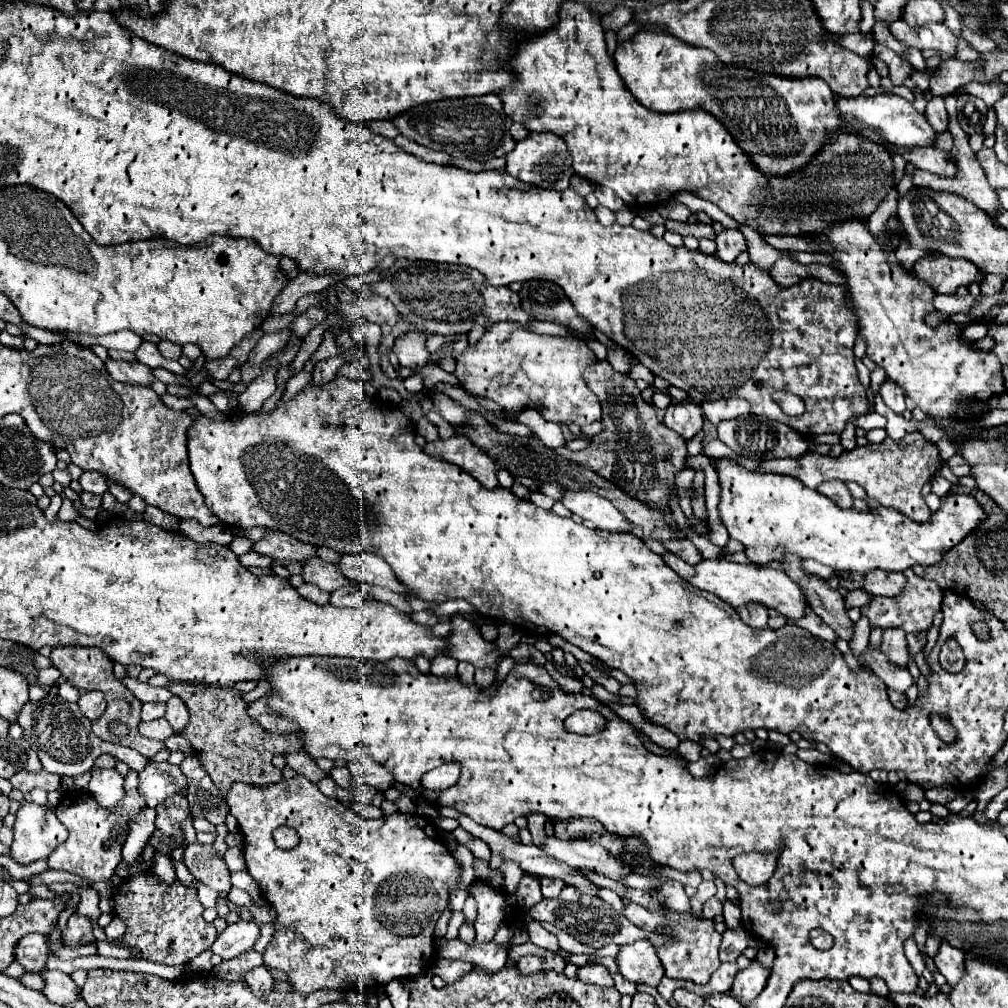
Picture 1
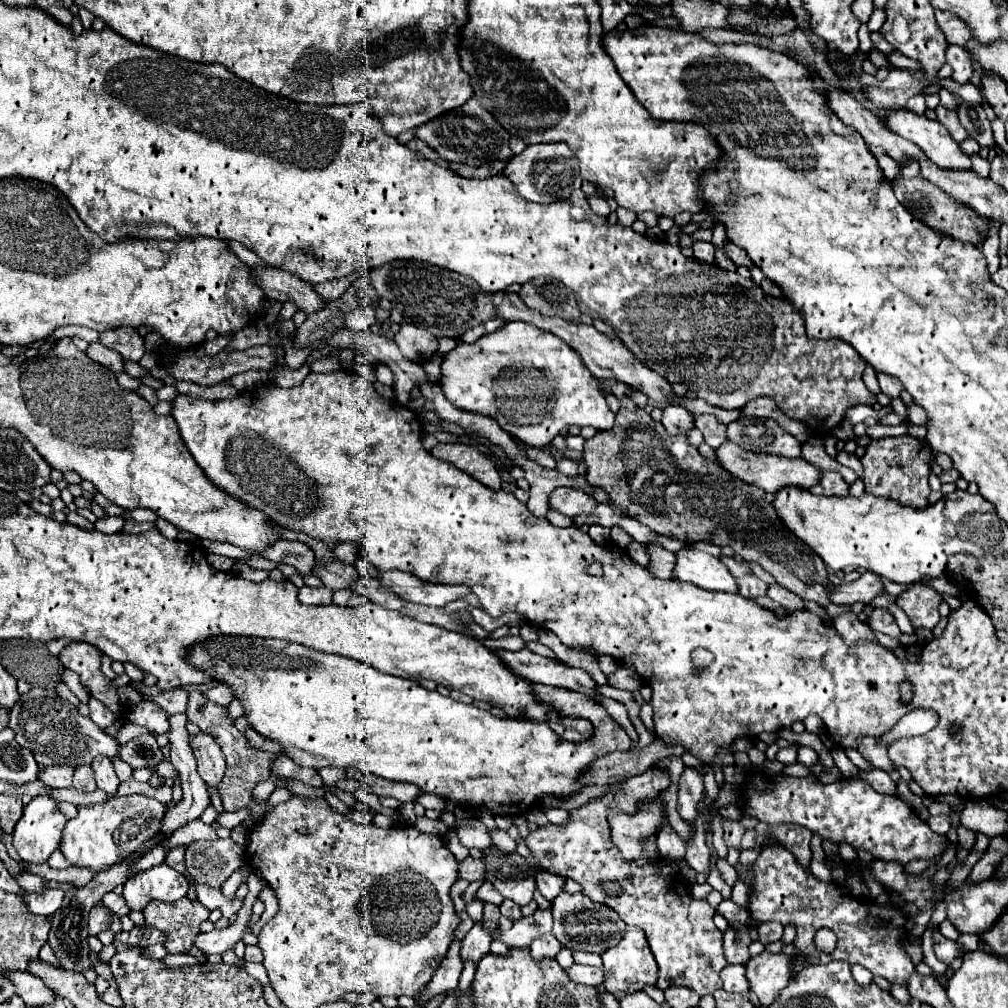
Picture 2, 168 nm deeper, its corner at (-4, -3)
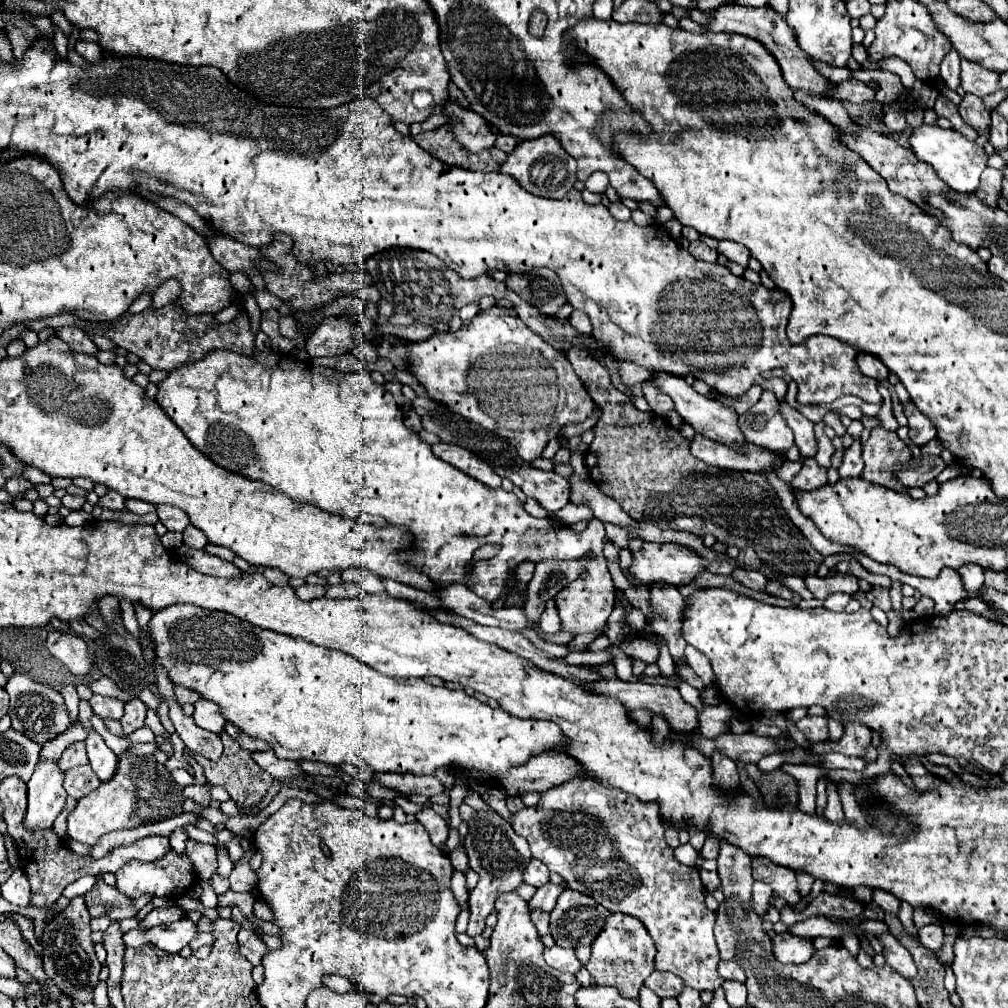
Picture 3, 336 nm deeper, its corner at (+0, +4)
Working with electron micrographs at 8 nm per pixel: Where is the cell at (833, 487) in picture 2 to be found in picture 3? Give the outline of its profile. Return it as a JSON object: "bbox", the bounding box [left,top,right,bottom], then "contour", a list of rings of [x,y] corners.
{"bbox":[792,458,828,490],"contour":[[[806,458],[802,462],[802,470],[792,480],[792,486],[798,490],[812,490],[812,488],[820,488],[824,484],[828,484],[826,468],[818,466],[814,458]]]}

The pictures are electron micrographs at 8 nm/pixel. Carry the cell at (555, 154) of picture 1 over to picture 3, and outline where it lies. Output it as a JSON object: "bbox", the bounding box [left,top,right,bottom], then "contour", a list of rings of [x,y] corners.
{"bbox":[500,136,576,198],"contour":[[[554,136],[522,140],[500,170],[514,176],[518,184],[530,194],[542,198],[564,198],[576,184],[576,160],[558,144],[558,140],[554,140]]]}

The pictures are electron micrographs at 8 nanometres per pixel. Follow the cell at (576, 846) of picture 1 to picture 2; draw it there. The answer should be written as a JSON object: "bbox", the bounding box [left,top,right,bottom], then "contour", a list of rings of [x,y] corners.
{"bbox":[526,769,728,995],"contour":[[[650,769],[642,775],[622,781],[616,789],[608,789],[602,797],[592,799],[580,809],[570,813],[570,819],[562,825],[544,825],[530,831],[526,845],[536,857],[536,865],[542,871],[570,877],[582,885],[582,893],[592,901],[606,903],[618,911],[626,925],[642,927],[650,949],[658,963],[658,989],[672,985],[684,985],[698,995],[710,995],[722,989],[720,971],[728,965],[722,953],[722,931],[714,925],[714,909],[706,899],[694,899],[692,887],[686,881],[676,881],[660,873],[660,863],[648,863],[646,867],[634,867],[618,855],[610,839],[608,811],[634,811],[642,799],[654,799],[670,785],[668,773]]]}

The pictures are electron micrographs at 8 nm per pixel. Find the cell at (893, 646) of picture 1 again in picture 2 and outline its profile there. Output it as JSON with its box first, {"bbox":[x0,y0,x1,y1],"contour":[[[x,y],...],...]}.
{"bbox":[868,607,900,639],"contour":[[[876,607],[876,609],[872,611],[872,615],[868,617],[868,625],[870,625],[872,629],[882,631],[882,633],[886,633],[886,635],[892,635],[892,637],[896,637],[896,639],[900,637],[900,629],[898,629],[898,625],[896,625],[896,619],[890,615],[888,609]]]}

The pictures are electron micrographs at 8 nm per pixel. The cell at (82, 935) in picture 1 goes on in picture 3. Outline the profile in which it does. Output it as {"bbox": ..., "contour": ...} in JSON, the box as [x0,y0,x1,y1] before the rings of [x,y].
{"bbox":[84,882,138,920],"contour":[[[96,882],[94,888],[84,894],[84,898],[92,918],[108,916],[110,920],[122,920],[132,918],[138,912],[130,906],[130,898],[122,896],[114,886],[108,886],[104,882]]]}

